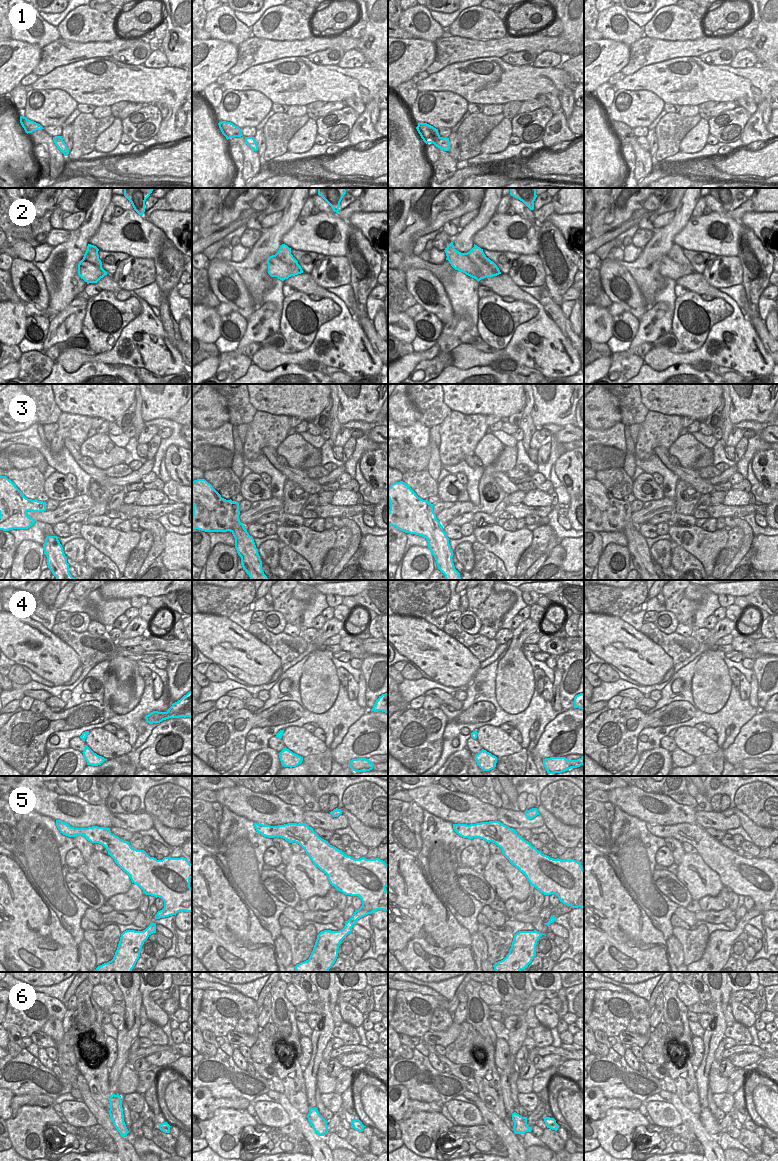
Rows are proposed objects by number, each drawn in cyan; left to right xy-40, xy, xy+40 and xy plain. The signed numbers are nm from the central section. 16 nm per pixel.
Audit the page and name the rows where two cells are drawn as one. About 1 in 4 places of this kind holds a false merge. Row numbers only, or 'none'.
2

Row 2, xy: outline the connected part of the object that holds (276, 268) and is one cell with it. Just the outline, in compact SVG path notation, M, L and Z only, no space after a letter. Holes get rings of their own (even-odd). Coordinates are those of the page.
M280 247L278 252L275 255L272 255L267 259L268 274L271 277L277 277L278 279L284 281L285 279L288 279L291 276L295 276L295 275L303 273L303 270L299 264L298 265L300 266L300 269L301 269L300 271L298 271L295 268L295 265L289 268L286 263L281 261L277 257L277 254L280 253L281 251L287 252L287 249Z

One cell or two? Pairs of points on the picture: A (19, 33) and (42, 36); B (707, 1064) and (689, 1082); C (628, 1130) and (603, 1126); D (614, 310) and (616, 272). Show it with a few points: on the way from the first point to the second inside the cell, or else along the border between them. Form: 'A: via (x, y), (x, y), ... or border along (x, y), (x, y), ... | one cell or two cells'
A: via (25, 33), (36, 33) | one cell
B: border along (694, 1068), (699, 1099) | two cells
C: via (622, 1130), (609, 1129) | one cell
D: border along (613, 302), (617, 302), (625, 311) | two cells

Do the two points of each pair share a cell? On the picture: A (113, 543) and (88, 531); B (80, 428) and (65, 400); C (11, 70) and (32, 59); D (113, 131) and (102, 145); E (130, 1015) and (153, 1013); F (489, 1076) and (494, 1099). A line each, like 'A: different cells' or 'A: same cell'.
A: same cell
B: different cells
C: same cell
D: same cell
E: different cells
F: same cell

